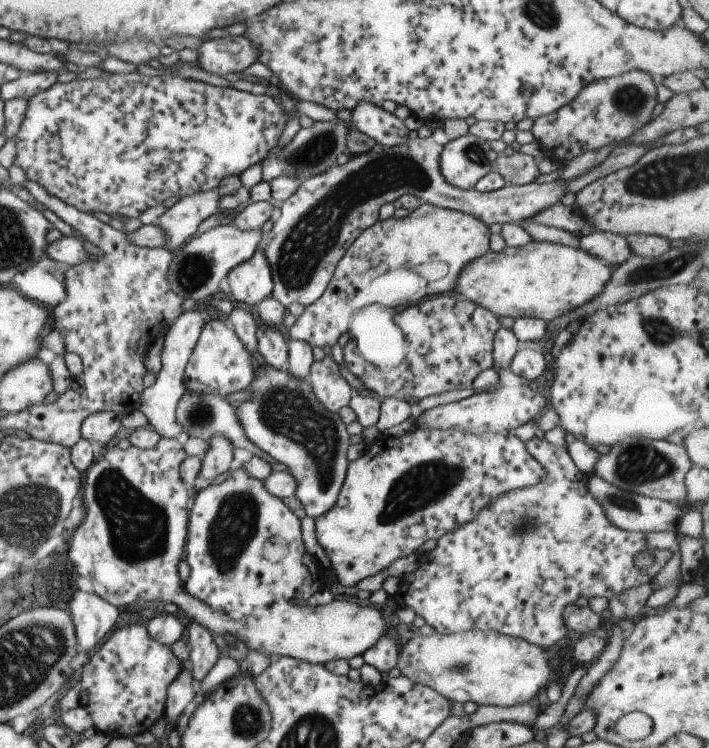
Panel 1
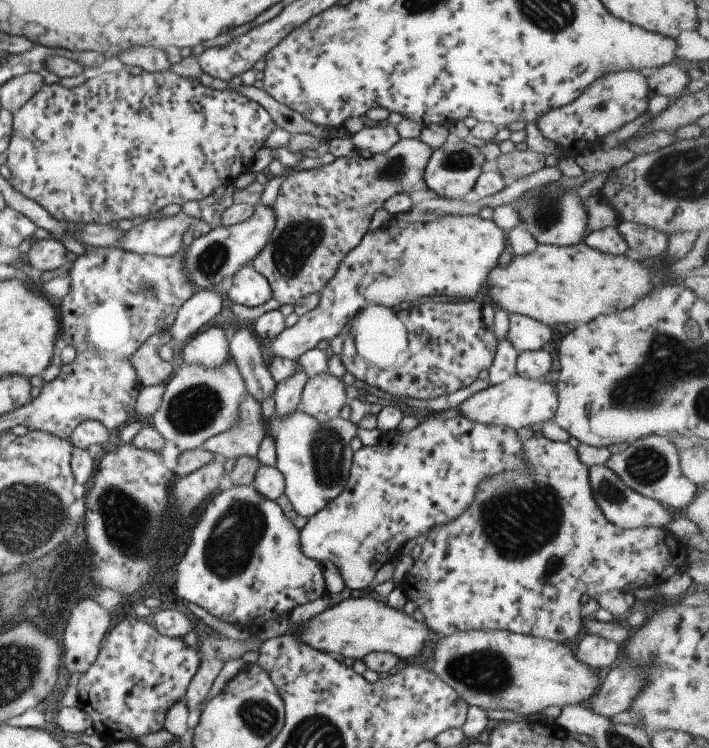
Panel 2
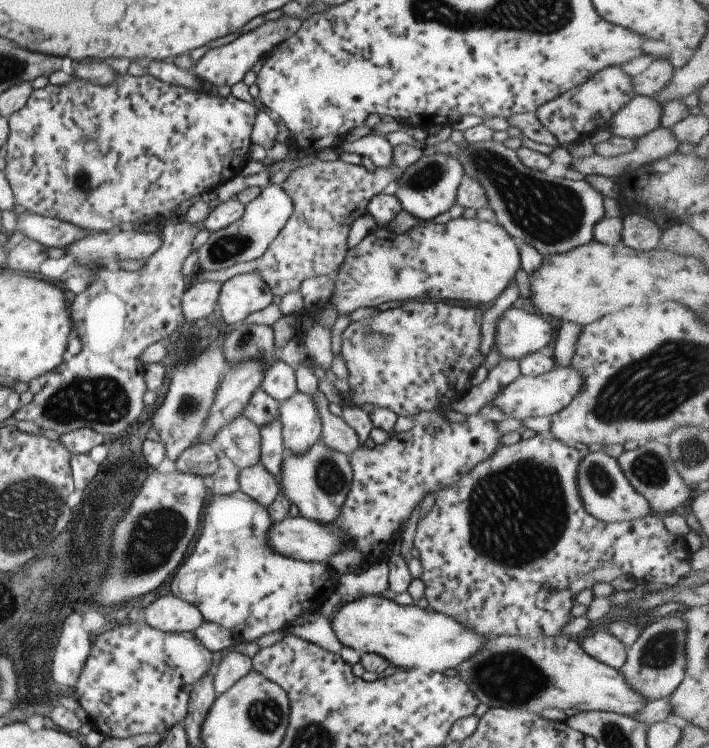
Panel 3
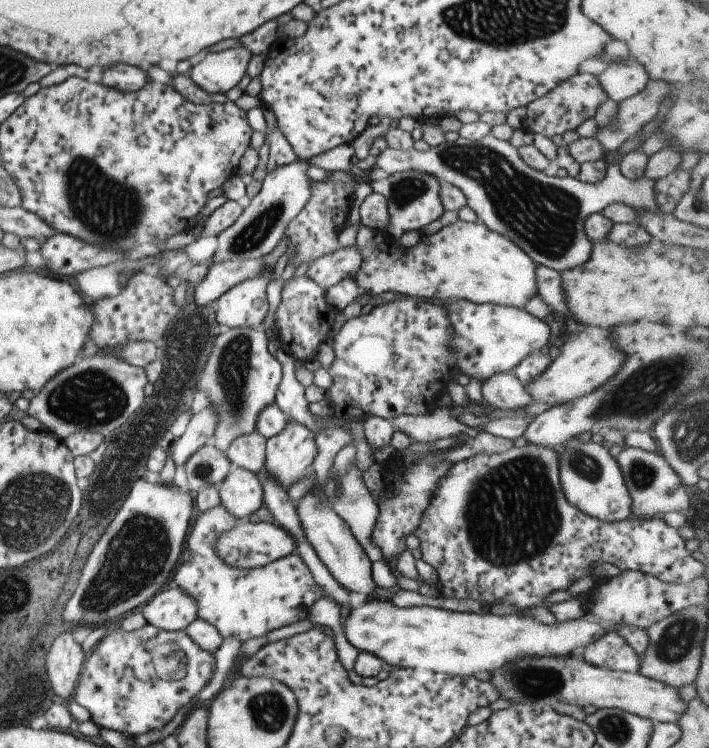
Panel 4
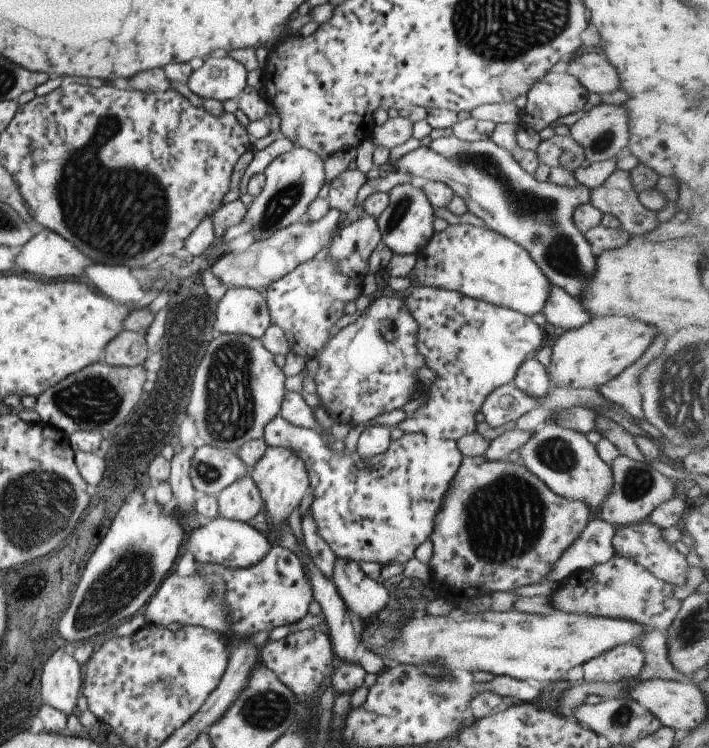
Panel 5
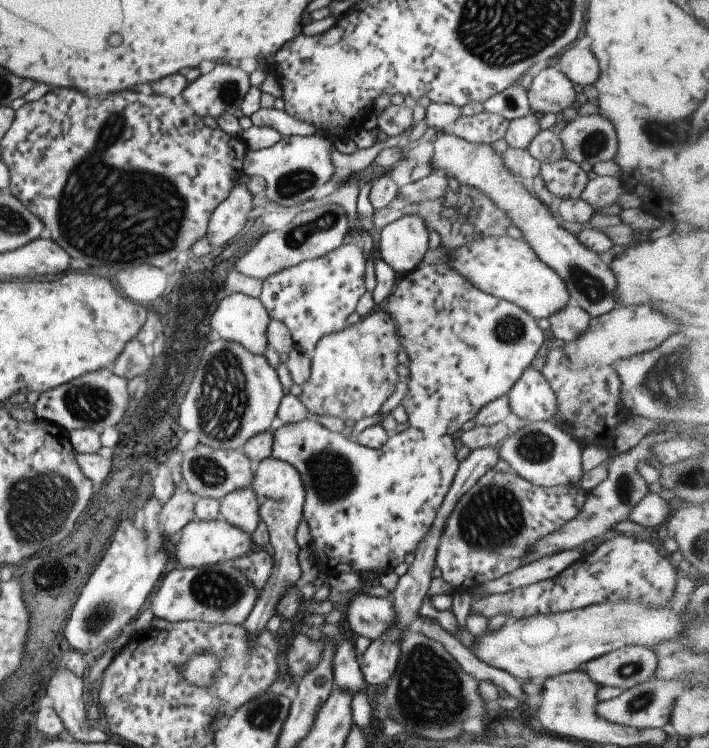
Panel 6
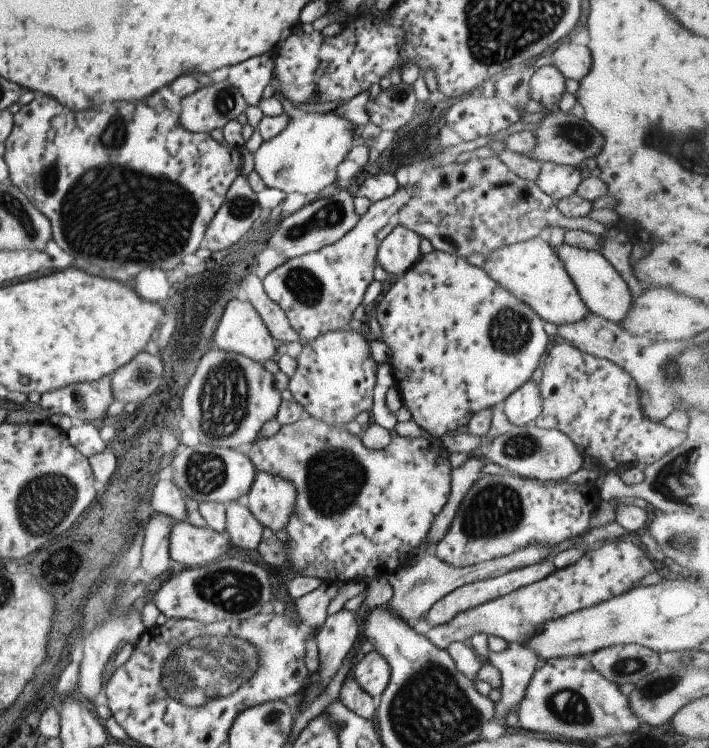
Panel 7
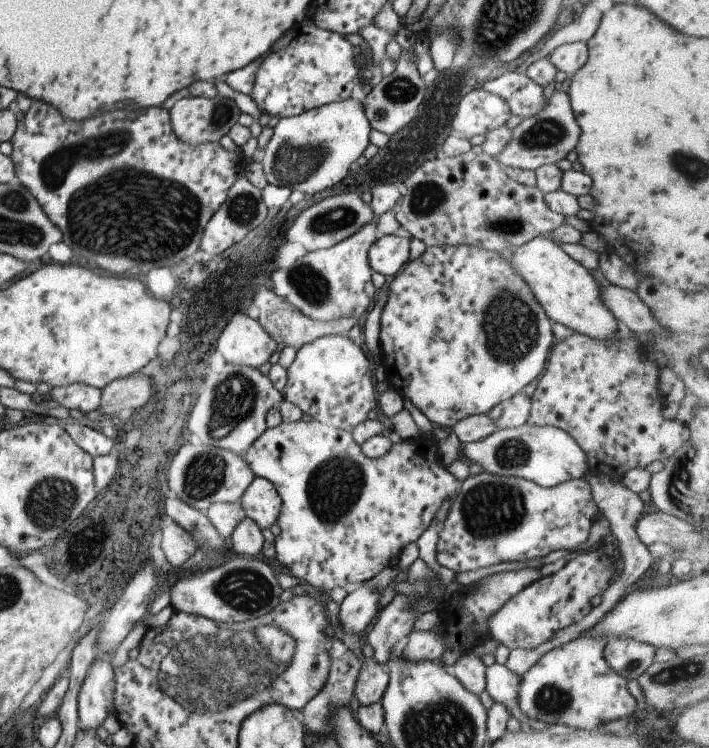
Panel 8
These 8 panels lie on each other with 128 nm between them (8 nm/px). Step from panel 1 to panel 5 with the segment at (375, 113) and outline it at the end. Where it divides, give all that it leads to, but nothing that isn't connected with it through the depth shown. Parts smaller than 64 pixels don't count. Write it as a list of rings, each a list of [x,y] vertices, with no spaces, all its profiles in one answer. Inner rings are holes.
[[[455,135],[432,140],[427,146],[419,146],[402,154],[387,168],[395,172],[405,170],[410,176],[423,176],[425,180],[441,182],[448,186],[463,200],[466,210],[479,218],[485,227],[525,249],[551,285],[563,289],[567,295],[580,302],[585,279],[594,271],[596,258],[590,244],[575,226],[572,214],[579,205],[590,202],[591,189],[581,184],[563,186],[549,180],[541,182],[529,174],[512,157],[510,151],[495,145],[491,139],[462,141]]]

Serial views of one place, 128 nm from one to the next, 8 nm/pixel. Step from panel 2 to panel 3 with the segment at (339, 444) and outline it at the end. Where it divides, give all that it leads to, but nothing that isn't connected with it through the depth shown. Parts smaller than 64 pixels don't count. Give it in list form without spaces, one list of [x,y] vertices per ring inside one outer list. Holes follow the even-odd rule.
[[[317,441],[303,454],[286,454],[281,460],[281,492],[297,508],[298,516],[317,522],[319,526],[329,526],[337,520],[339,508],[345,502],[351,488],[352,469],[348,456],[323,446]]]

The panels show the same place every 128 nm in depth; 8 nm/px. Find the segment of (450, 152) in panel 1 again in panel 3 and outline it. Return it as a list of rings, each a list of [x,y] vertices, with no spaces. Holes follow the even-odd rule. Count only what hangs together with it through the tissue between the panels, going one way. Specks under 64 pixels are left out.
[[[422,154],[395,178],[399,189],[394,196],[400,201],[402,210],[416,217],[417,222],[430,221],[455,205],[456,193],[463,175],[461,161],[452,154]]]

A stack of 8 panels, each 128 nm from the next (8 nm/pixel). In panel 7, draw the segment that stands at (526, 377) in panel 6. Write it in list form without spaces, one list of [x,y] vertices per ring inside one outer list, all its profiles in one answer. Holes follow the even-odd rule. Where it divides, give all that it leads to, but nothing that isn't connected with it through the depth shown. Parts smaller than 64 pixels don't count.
[[[527,379],[502,400],[500,407],[511,426],[523,426],[534,422],[542,409],[539,387]]]

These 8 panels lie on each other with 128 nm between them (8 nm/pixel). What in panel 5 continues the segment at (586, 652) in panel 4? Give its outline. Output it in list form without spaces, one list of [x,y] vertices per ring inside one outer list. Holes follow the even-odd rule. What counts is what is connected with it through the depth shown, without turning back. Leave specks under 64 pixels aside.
[[[633,642],[618,644],[581,664],[584,682],[635,679],[643,666],[643,659],[643,653]]]

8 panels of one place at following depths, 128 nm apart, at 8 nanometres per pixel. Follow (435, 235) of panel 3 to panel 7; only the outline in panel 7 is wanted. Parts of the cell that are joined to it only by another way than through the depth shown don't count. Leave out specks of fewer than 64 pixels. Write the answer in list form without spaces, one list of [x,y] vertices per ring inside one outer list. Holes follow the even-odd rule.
[[[537,237],[504,244],[488,252],[481,268],[495,284],[526,304],[542,321],[552,322],[557,326],[574,323],[591,315],[552,248]]]

